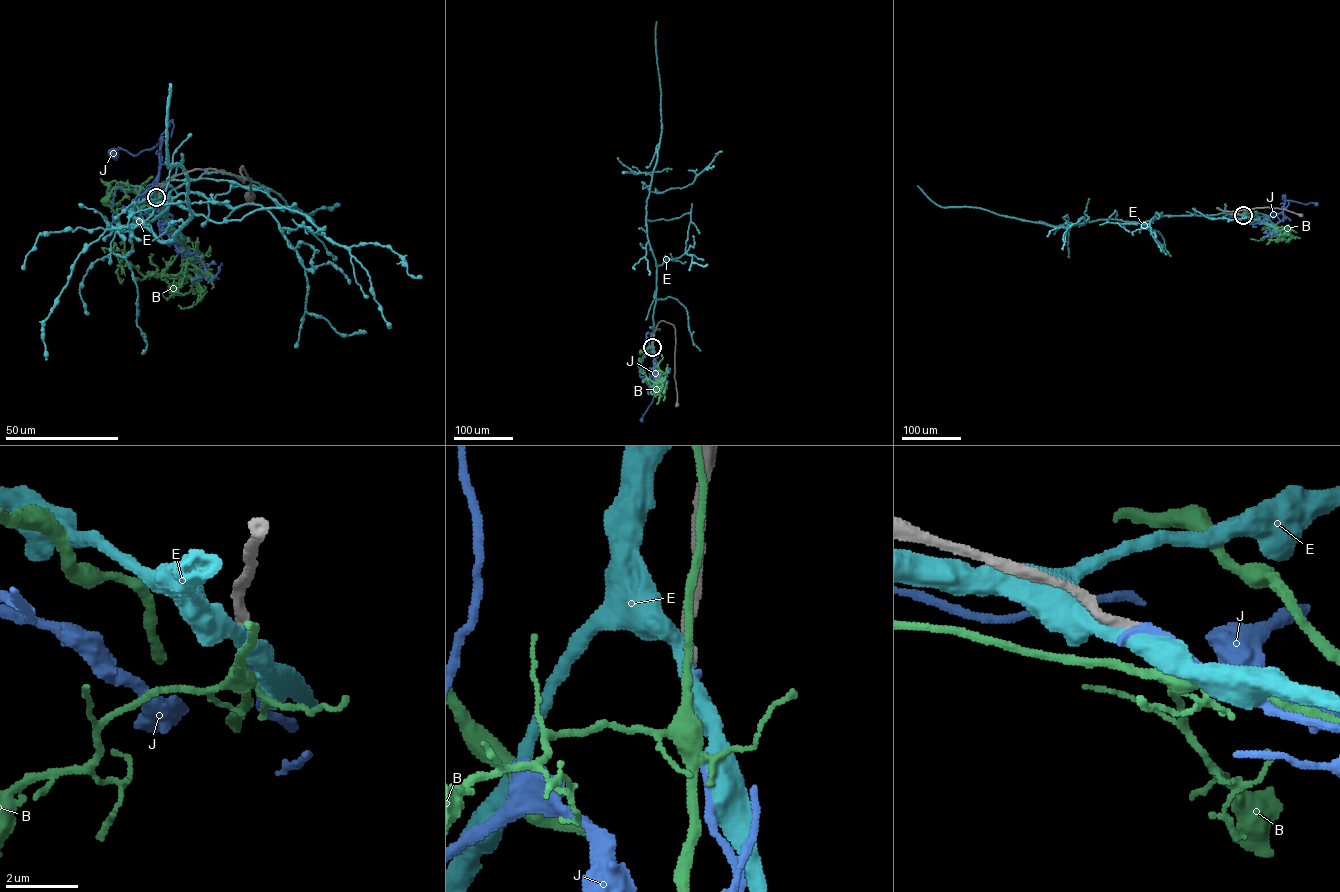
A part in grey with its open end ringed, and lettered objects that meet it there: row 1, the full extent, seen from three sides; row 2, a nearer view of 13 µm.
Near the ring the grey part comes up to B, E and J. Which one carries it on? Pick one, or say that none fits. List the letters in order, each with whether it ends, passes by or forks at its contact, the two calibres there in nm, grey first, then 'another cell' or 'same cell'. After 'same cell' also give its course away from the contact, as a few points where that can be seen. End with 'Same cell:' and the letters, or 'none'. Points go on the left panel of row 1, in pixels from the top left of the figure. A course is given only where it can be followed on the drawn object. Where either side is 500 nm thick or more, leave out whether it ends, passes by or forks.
B: it passes by; calibres 280 and 340 nm; same cell; course (156, 198), (183, 241), (177, 274), (143, 276), (125, 259), (118, 216), (107, 203), (114, 198)
E: it passes by; calibres 360 and 440 nm; another cell
J: it ends; calibres 320 and 280 nm; another cell
Same cell: B

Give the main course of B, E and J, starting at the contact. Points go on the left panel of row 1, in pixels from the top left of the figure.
B: (156, 198), (183, 241), (177, 274), (143, 276), (125, 259), (118, 216), (107, 203), (114, 198)
E: (157, 196), (172, 200), (153, 220), (131, 215), (171, 241), (191, 212), (188, 179), (168, 165), (171, 83)
J: (157, 196), (163, 232), (169, 222), (157, 175), (163, 139), (136, 155), (120, 148), (111, 153)

